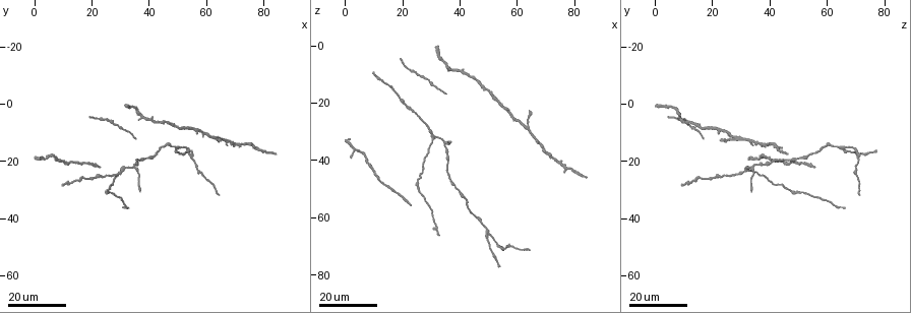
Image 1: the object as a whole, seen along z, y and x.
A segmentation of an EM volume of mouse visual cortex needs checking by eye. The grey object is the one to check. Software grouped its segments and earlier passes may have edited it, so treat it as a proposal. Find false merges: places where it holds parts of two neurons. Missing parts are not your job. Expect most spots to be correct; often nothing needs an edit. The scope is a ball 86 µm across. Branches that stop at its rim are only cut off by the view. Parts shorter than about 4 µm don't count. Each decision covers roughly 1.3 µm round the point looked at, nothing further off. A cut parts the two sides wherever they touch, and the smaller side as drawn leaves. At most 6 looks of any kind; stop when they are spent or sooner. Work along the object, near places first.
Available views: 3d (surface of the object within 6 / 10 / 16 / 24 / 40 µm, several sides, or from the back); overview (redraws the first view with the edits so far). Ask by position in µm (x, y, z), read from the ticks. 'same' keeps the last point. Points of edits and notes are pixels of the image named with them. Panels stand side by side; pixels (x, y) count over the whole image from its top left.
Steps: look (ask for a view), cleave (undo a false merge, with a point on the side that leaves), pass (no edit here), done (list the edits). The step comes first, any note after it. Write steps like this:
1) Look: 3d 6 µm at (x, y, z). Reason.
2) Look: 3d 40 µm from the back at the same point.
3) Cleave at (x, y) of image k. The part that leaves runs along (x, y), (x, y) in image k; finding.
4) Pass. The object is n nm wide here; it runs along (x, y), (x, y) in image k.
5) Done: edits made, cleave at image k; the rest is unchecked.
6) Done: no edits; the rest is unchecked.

Look: 3d 16 µm at (30, 23, 32). Branch point.

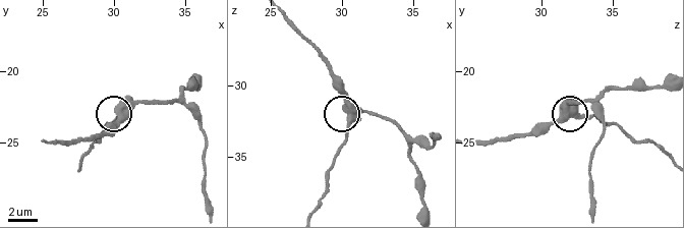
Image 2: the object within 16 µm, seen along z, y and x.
Look: 3d 10 µm at the same point.

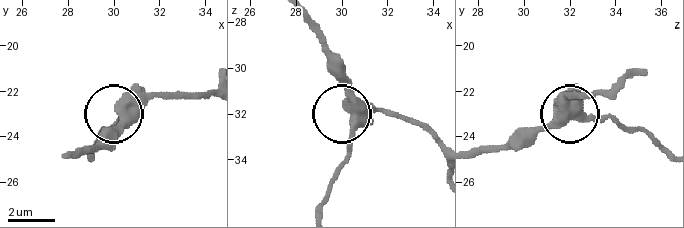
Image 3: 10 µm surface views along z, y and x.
Cleave at (348, 145) of image 3. A second neuron is stuck on.

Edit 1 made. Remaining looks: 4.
Look: overview.

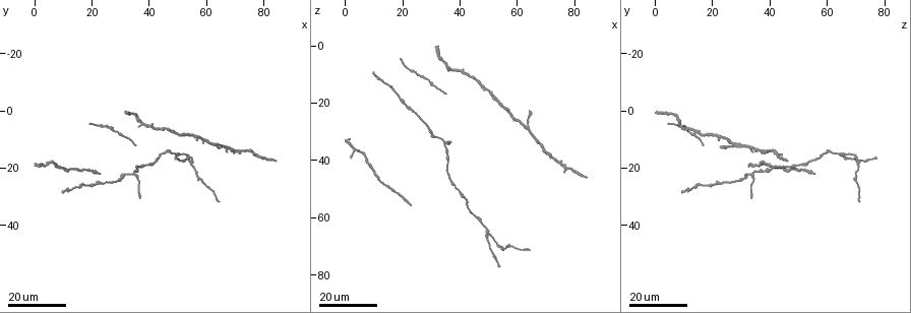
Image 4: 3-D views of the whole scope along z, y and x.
Look: 3d 24 µm at (50, 16, 65). Two arms in line, one across.

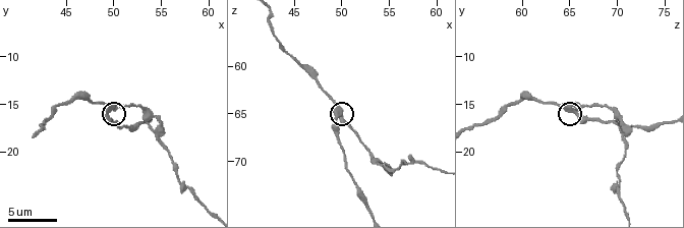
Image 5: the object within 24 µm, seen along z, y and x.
Look: 3d 6 µm at (49.6, 15.8, 65.4).

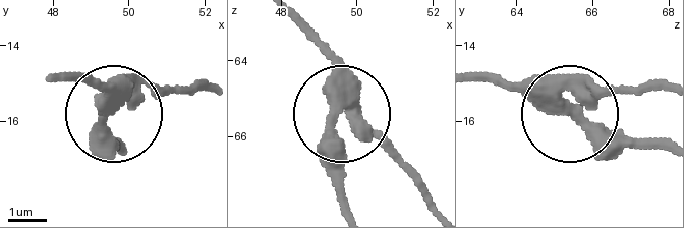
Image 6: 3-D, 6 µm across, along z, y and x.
Pass. It runs along (286, 16), (334, 75), (334, 198) in image 6; one neuron here.

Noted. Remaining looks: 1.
Done: edits made, cleave at image 3; the rest is unchecked.

